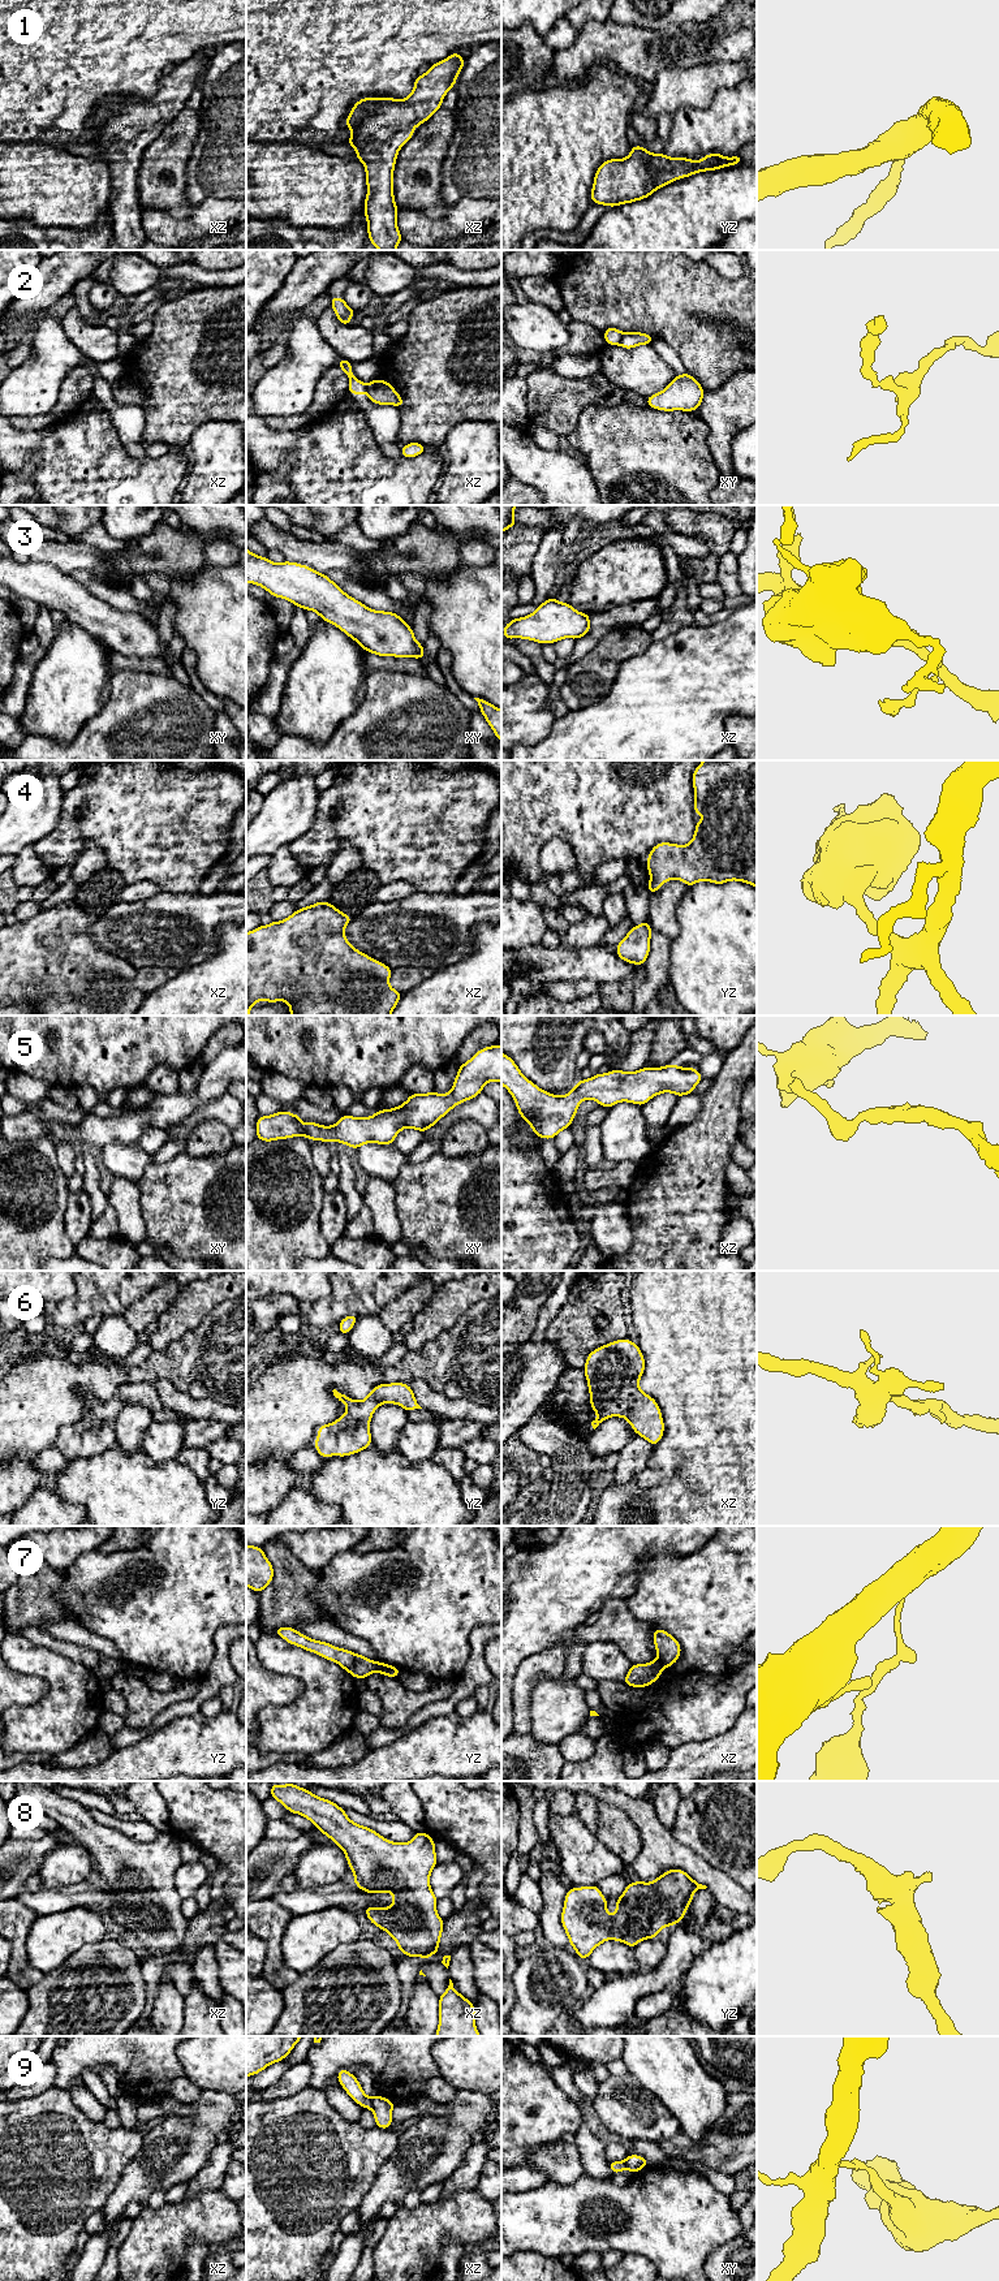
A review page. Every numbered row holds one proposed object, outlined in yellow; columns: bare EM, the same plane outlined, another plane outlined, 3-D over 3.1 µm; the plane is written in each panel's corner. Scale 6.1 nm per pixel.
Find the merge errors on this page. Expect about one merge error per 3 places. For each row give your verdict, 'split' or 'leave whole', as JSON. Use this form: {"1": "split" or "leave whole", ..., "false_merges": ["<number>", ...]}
{"1": "leave whole", "2": "split", "3": "leave whole", "4": "leave whole", "5": "leave whole", "6": "leave whole", "7": "split", "8": "leave whole", "9": "split", "false_merges": ["2", "7", "9"]}

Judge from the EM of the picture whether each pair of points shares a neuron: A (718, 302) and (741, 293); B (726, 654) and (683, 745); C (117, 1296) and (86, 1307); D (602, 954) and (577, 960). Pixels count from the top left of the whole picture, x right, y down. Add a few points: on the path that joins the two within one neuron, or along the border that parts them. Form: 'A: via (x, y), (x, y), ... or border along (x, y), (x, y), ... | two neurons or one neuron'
A: via (723, 302), (732, 302), (736, 298) | one neuron
B: via (703, 676), (683, 697), (683, 723) | one neuron
C: via (110, 1296), (98, 1296), (94, 1299) | one neuron
D: via (595, 960), (584, 960) | one neuron

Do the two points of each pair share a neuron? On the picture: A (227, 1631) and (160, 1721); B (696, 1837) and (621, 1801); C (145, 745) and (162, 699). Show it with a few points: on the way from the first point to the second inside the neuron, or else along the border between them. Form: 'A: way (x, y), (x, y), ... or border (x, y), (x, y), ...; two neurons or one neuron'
A: way (222, 1658), (218, 1677), (186, 1708); one neuron
B: border (670, 1831), (677, 1841), (693, 1852); two neurons
C: way (154, 733), (155, 711); one neuron

